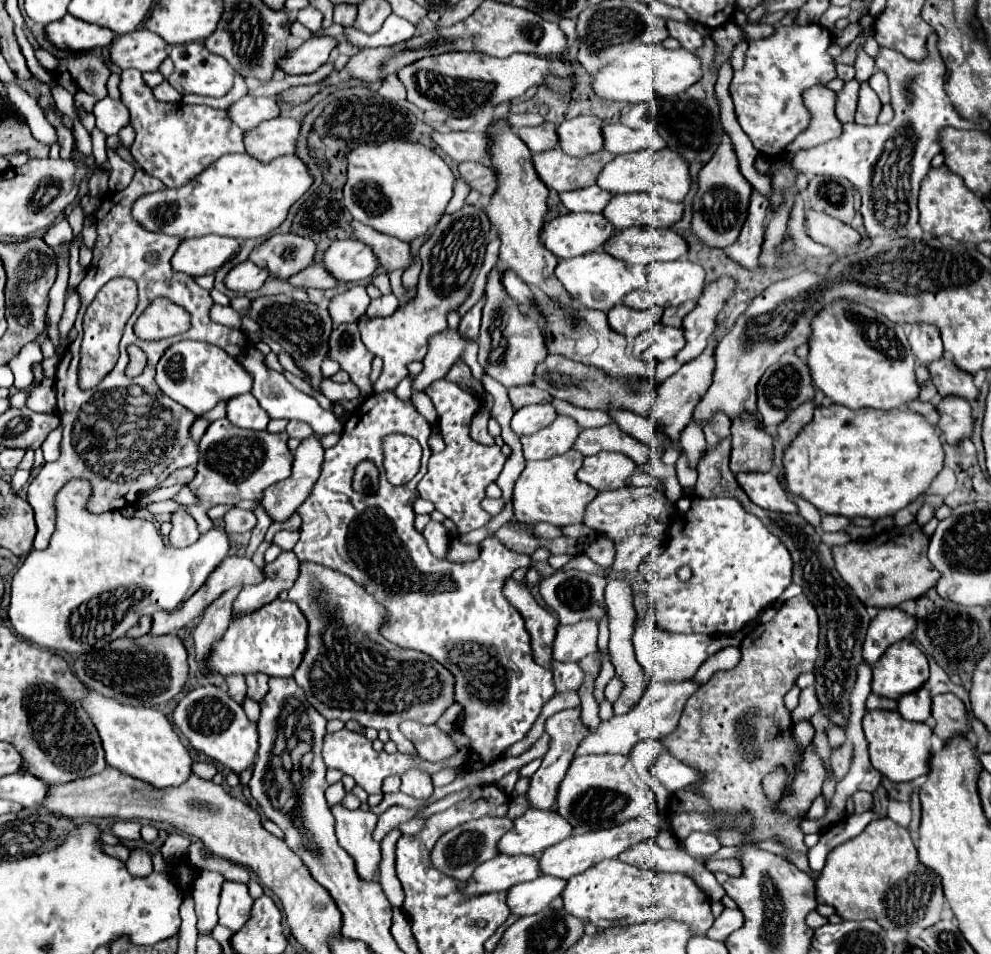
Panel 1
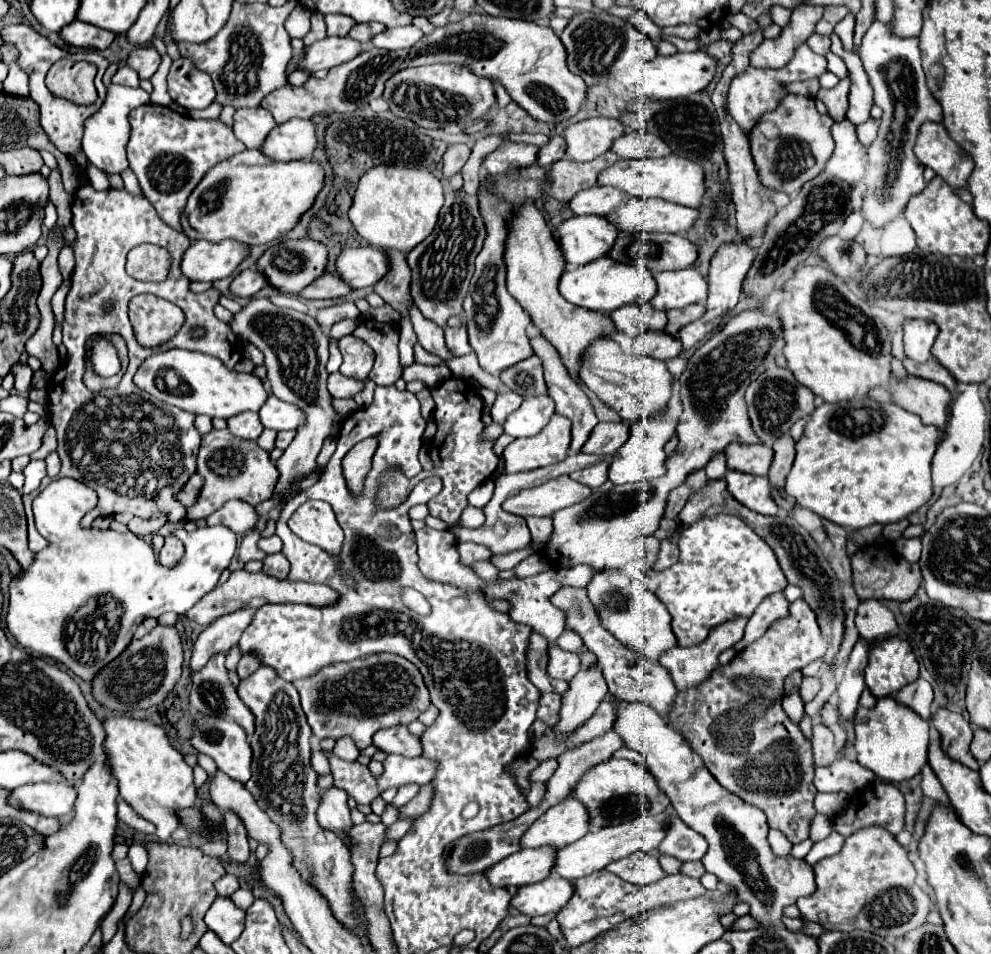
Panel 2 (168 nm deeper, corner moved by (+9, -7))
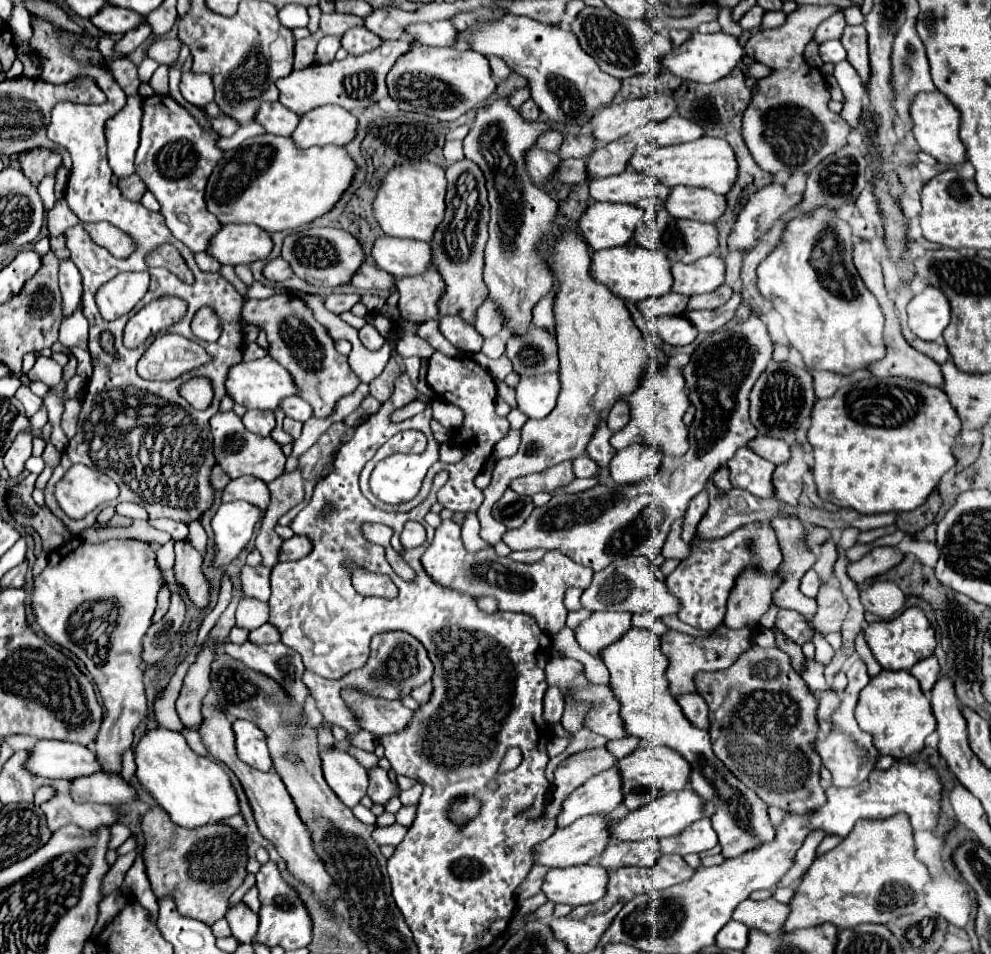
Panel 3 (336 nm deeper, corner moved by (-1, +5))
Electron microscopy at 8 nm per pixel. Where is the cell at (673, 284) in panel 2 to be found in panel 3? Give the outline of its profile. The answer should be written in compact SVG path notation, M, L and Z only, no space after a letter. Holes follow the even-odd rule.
M704 256L694 264L672 264L674 286L672 292L694 296L714 292L724 282L724 260L718 256Z

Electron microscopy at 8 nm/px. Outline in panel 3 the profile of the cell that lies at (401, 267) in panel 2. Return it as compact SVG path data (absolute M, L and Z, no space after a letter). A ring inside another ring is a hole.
M428 268L420 276L400 278L396 282L396 290L400 292L400 314L410 322L426 322L438 316L436 302L442 296L444 282L436 268Z

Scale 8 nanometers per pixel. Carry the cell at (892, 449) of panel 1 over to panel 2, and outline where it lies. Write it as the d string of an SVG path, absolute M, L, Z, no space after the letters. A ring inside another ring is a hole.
M854 398L852 402L846 400L840 402L840 404L830 404L830 402L824 402L822 406L818 406L806 428L804 428L804 436L800 438L800 442L796 444L796 460L794 460L794 466L788 474L788 480L786 480L786 494L794 496L796 502L812 512L816 512L818 516L846 528L846 530L856 530L856 528L864 528L864 526L872 526L872 524L890 524L890 522L898 522L902 518L908 518L912 512L916 512L920 506L924 506L930 498L932 498L932 478L930 478L930 464L932 464L932 456L936 452L936 446L938 446L938 438L940 438L940 432L936 426L930 426L930 424L924 424L920 420L920 416L912 414L912 412L906 412L904 408L900 408L898 404L894 402L876 402L872 398Z

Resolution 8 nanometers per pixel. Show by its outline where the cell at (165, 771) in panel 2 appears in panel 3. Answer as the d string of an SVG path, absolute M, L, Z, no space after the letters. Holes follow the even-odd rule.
M162 726L146 730L140 742L134 746L136 756L136 778L140 786L152 796L152 800L164 808L170 820L184 828L198 828L208 822L240 812L238 798L230 786L226 770L212 758L202 758L186 744L184 736L170 732Z

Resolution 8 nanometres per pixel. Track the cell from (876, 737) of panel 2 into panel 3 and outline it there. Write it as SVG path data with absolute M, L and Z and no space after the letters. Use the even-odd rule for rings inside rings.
M882 670L876 678L872 678L870 684L860 692L860 700L856 706L856 720L860 728L872 736L876 750L896 760L922 752L924 740L936 730L936 718L932 706L922 694L918 680L906 670L898 672Z

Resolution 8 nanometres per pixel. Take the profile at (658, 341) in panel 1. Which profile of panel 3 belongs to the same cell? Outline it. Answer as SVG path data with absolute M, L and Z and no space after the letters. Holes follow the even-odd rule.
M662 316L656 320L656 334L672 346L686 346L696 338L696 328L684 316Z

